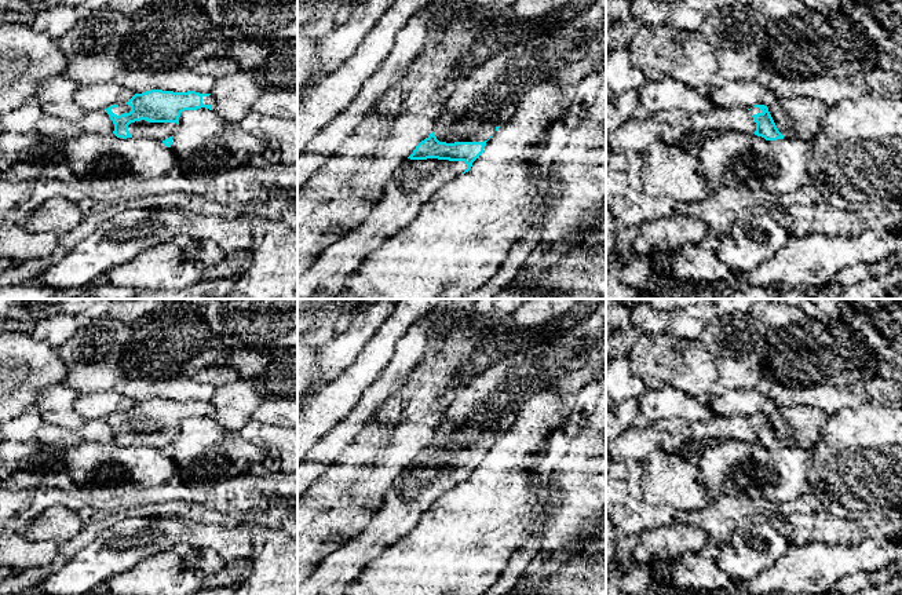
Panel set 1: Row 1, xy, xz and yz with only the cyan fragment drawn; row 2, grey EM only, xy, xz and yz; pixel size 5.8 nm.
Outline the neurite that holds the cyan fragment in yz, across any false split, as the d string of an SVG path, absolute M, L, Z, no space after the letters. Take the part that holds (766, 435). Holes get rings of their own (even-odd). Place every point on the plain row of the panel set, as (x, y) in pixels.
M797 405L779 408L773 415L755 413L749 421L757 445L766 449L801 448L811 450L818 442L828 415L818 408Z

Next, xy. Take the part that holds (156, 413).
M150 398L105 419L114 432L113 442L117 446L158 448L171 456L180 421L201 416L212 419L212 412L211 402Z

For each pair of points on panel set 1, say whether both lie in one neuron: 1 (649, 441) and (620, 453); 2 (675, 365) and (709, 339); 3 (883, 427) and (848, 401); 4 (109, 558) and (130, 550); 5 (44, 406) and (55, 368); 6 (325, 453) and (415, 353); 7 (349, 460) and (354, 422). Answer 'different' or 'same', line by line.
1: same
2: different
3: different
4: same
5: different
6: same
7: different

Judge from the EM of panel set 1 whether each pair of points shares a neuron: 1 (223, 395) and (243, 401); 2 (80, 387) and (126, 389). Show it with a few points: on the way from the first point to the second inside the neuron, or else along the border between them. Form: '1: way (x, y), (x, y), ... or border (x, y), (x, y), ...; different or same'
1: way (227, 397), (238, 398); same
2: border (124, 379), (117, 384); different

